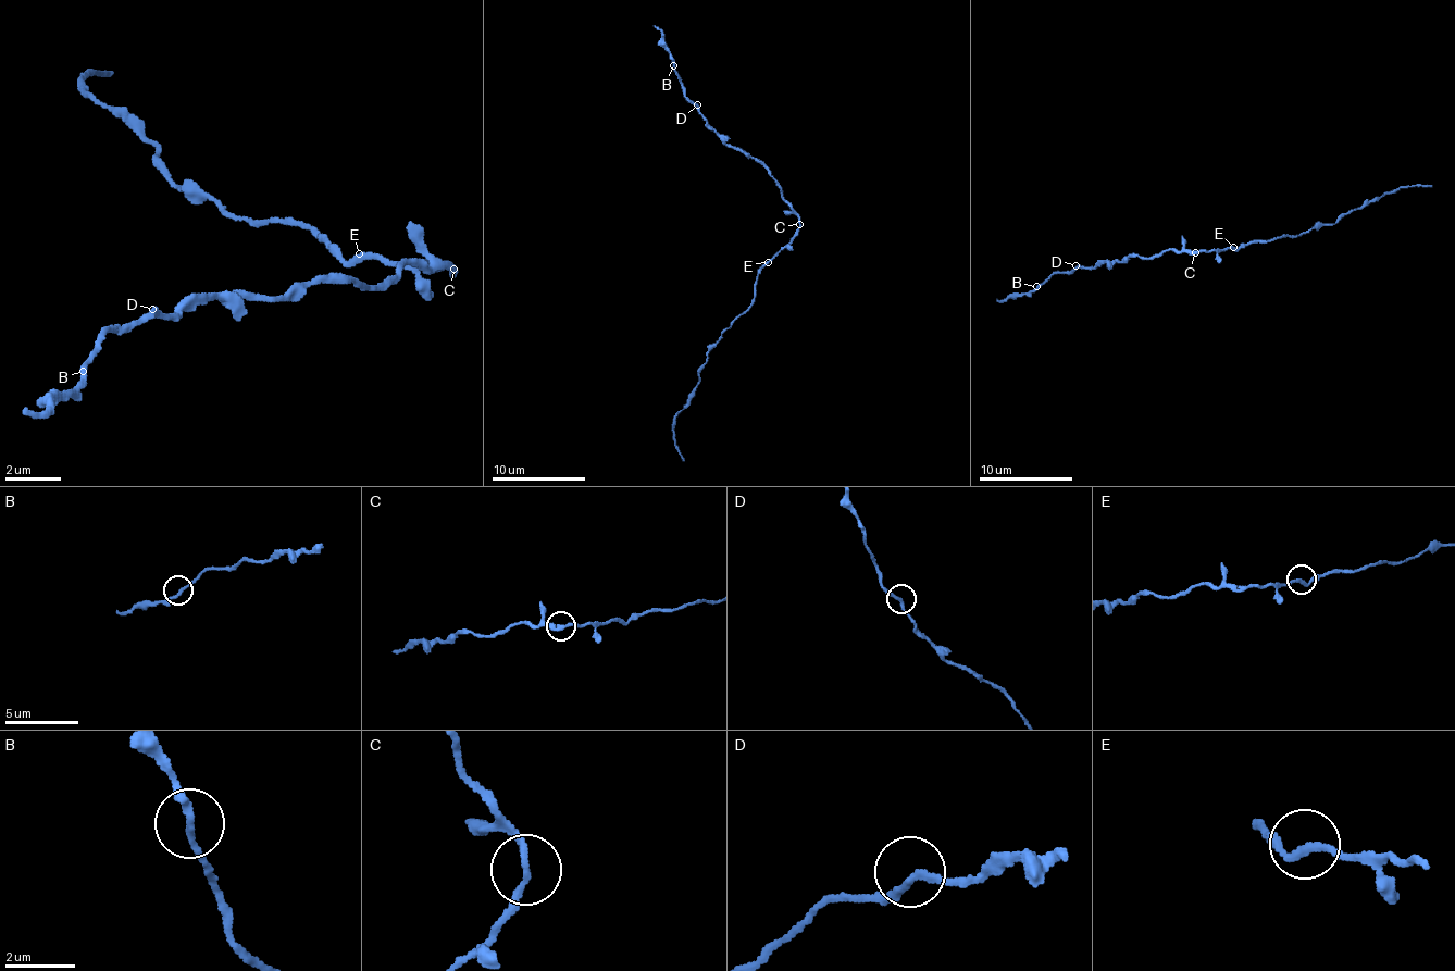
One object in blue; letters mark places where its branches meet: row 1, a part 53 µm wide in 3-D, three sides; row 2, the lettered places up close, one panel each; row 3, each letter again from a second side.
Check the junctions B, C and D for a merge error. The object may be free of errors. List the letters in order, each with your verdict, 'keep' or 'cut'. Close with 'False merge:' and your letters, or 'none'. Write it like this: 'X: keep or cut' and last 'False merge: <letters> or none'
B: keep
C: keep
D: keep
False merge: none

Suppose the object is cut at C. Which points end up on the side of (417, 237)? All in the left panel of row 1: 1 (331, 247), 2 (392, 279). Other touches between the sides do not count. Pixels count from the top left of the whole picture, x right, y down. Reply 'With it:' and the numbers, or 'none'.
With it: 2

